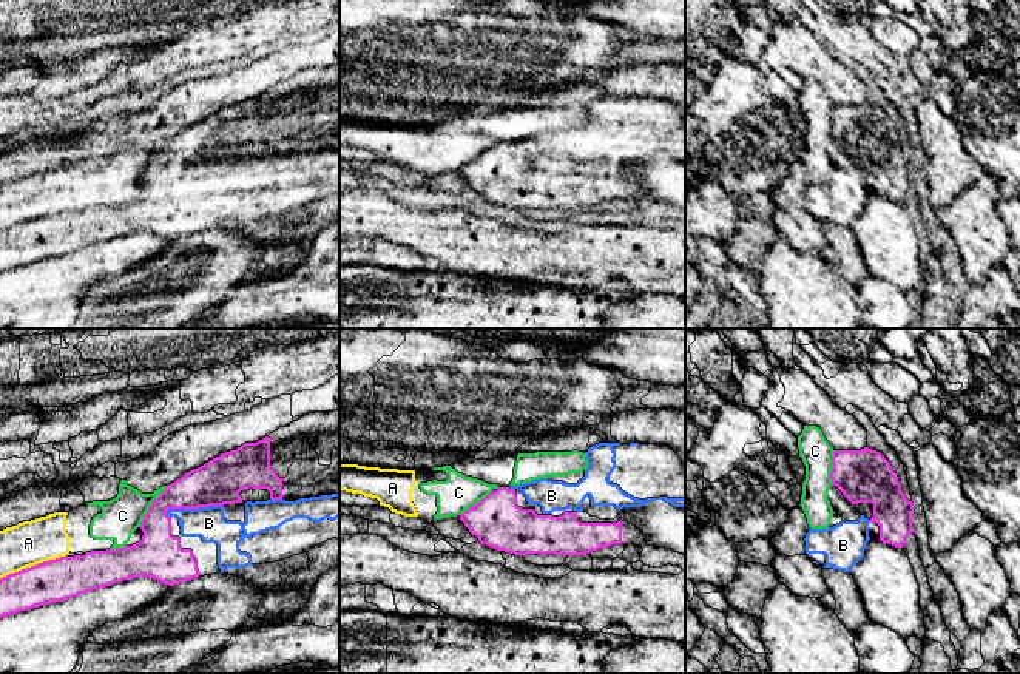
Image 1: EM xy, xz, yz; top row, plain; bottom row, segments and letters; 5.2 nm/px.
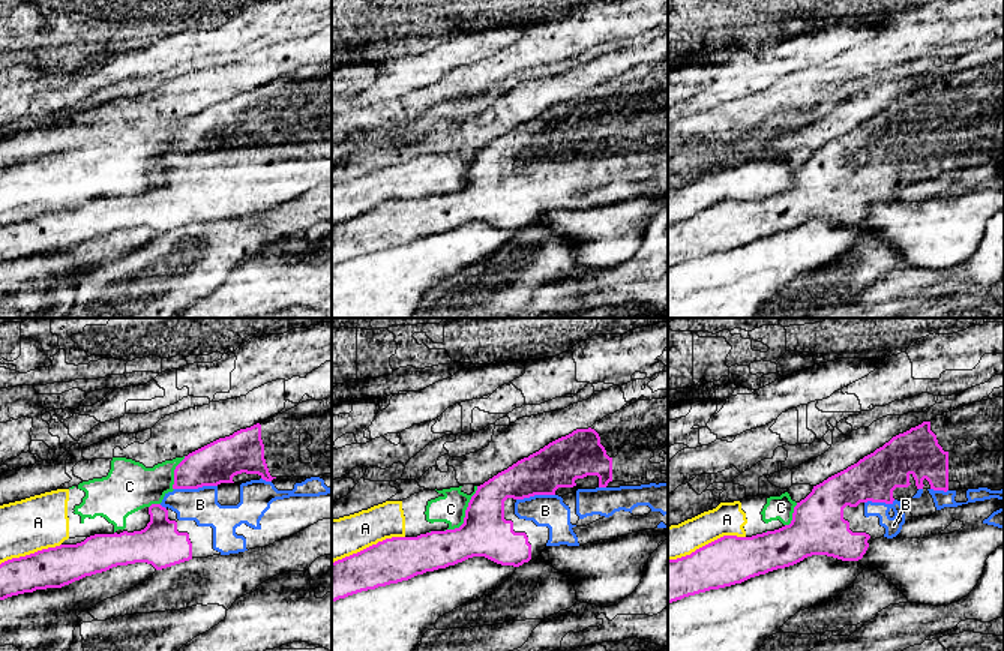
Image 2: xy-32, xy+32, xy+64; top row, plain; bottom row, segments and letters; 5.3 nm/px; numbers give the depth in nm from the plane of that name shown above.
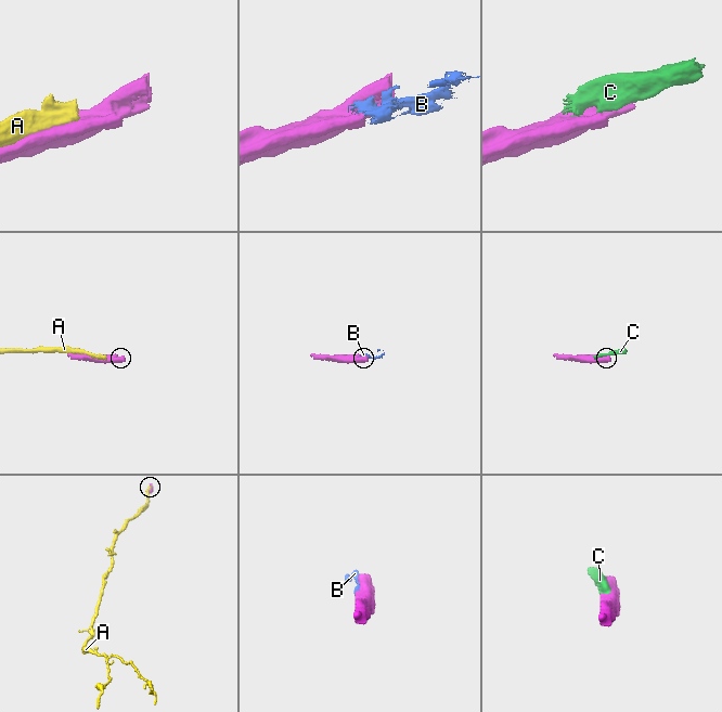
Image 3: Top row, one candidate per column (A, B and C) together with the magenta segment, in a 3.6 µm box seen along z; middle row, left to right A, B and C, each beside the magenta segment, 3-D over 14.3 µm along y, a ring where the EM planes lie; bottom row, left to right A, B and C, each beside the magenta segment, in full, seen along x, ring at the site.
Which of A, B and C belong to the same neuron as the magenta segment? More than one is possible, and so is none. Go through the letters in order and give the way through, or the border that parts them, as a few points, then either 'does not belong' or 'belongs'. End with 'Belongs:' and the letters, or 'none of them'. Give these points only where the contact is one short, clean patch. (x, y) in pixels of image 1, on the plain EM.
A: does not belong
B: belongs
C: does not belong
Belongs: B

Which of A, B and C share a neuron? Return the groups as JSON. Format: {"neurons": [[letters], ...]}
{"neurons": [["A", "C"], ["B"]]}

